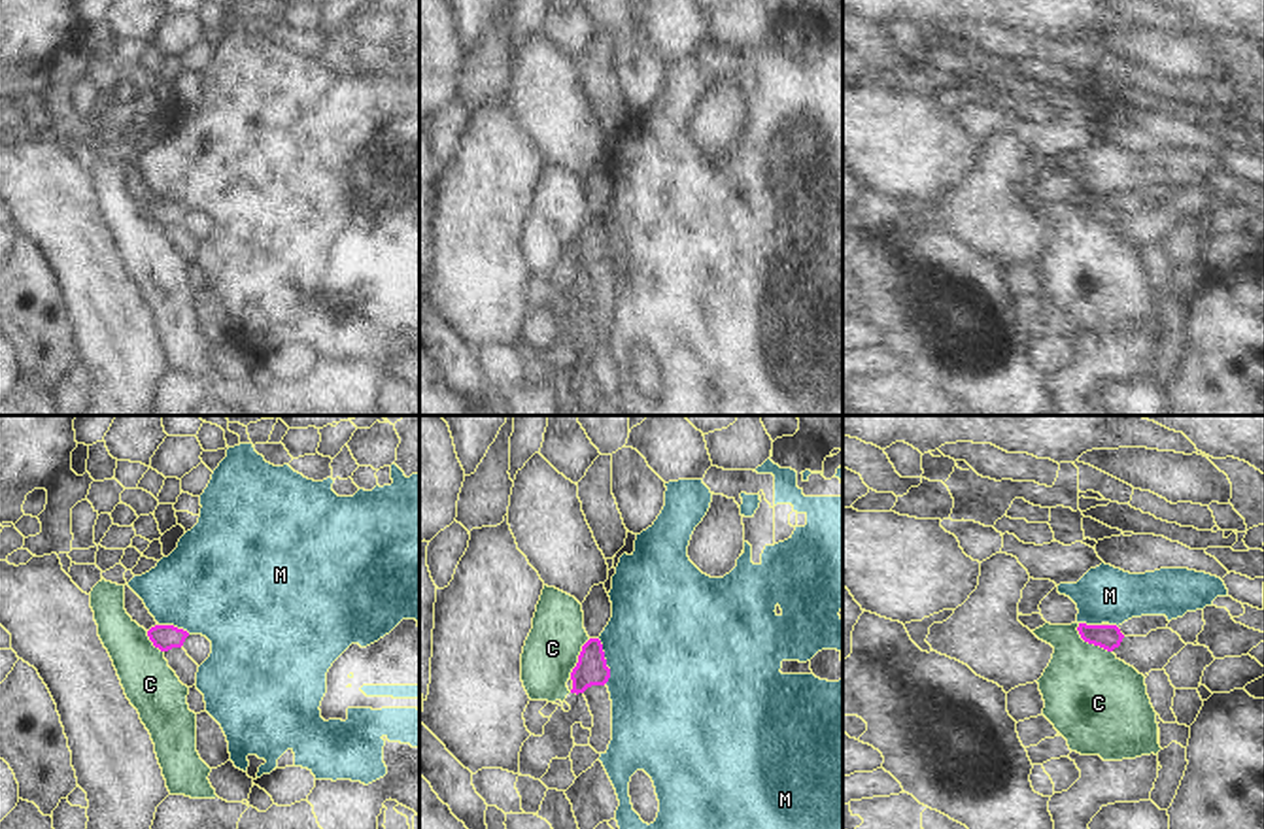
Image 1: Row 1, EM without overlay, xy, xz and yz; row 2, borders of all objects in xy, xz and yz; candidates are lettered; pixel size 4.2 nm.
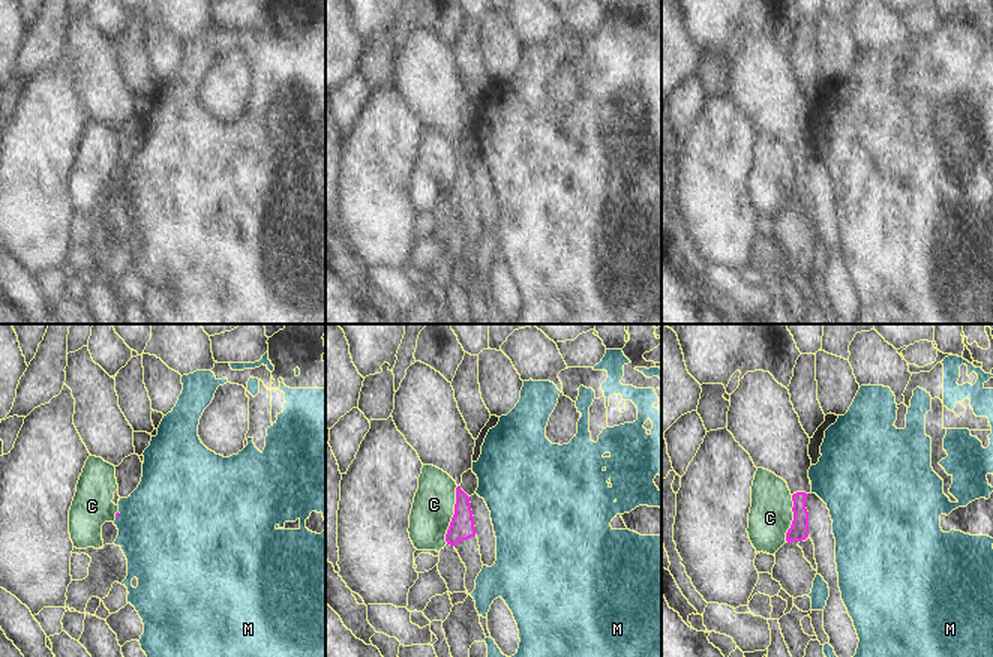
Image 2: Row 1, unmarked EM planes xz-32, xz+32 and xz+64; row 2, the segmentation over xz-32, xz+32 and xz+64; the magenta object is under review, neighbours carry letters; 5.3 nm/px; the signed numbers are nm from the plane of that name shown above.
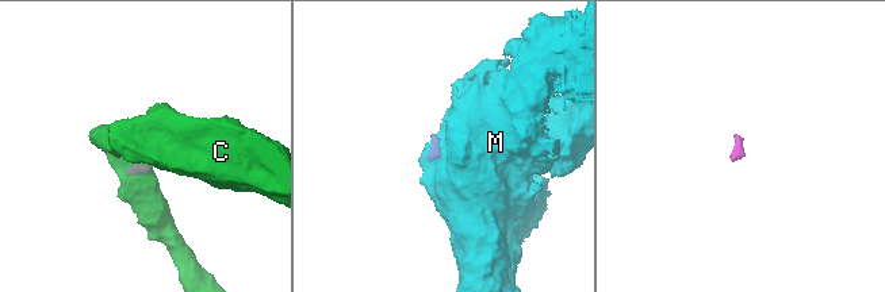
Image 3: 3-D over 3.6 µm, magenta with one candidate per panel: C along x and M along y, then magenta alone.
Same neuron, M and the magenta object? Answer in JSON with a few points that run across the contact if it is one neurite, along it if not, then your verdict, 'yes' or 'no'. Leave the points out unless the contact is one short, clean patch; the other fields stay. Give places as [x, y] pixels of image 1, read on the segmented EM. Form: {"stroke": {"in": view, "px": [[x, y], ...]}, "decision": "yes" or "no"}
{"stroke": {"in": "xz", "px": [[597, 639], [609, 669], [605, 684]]}, "decision": "no"}

